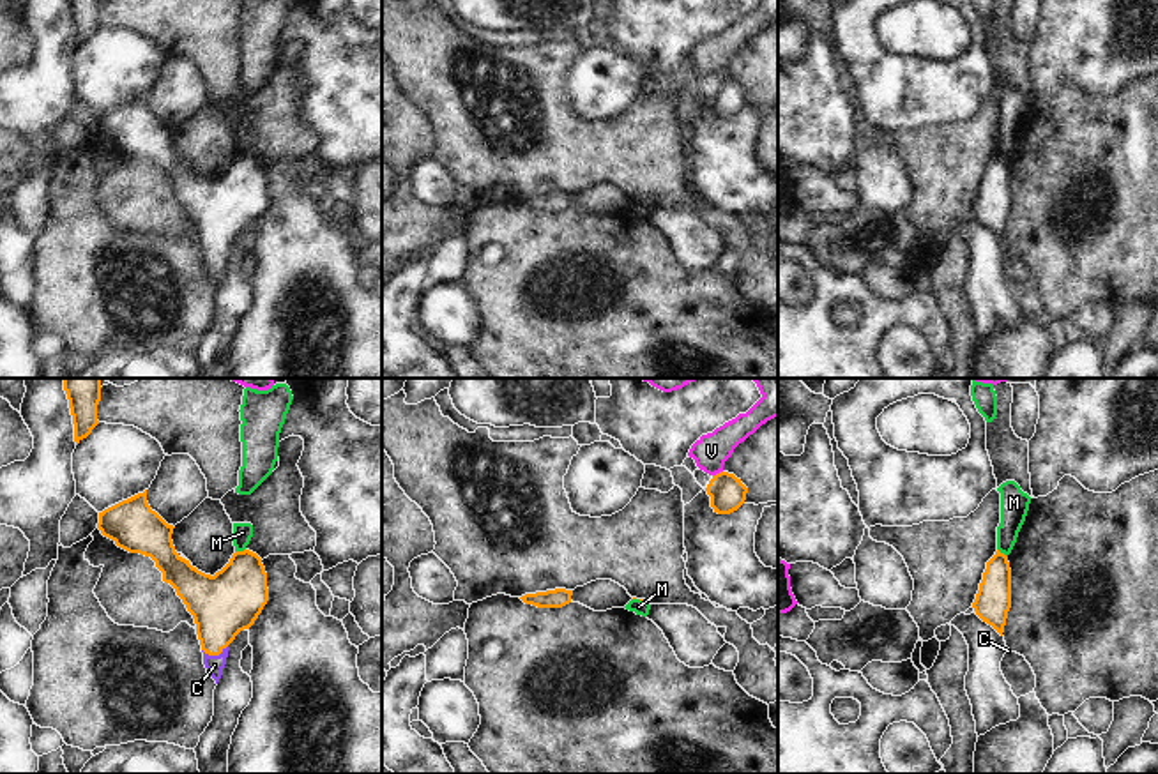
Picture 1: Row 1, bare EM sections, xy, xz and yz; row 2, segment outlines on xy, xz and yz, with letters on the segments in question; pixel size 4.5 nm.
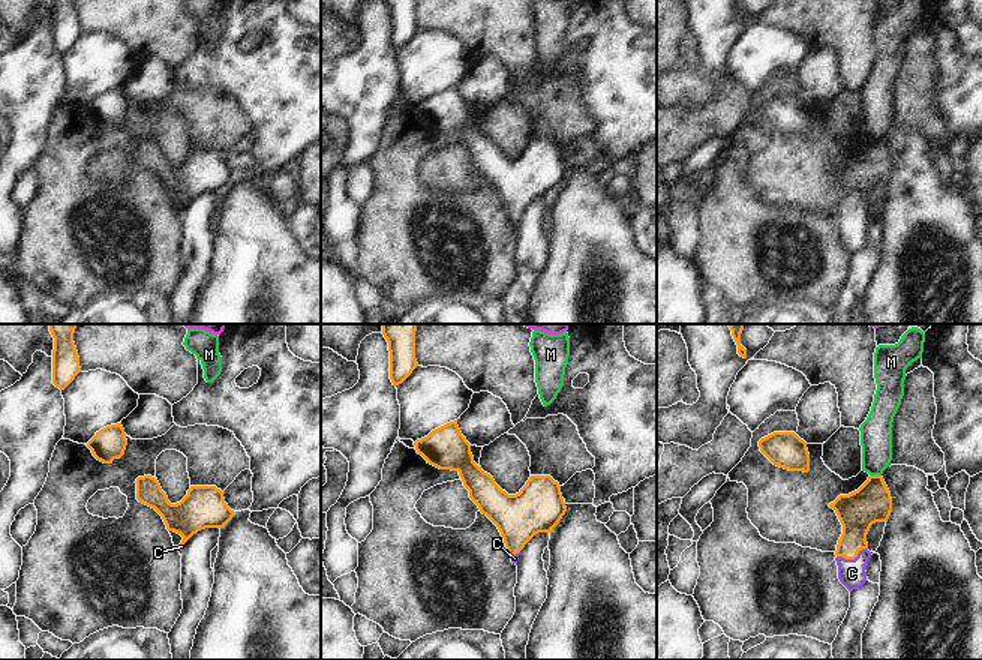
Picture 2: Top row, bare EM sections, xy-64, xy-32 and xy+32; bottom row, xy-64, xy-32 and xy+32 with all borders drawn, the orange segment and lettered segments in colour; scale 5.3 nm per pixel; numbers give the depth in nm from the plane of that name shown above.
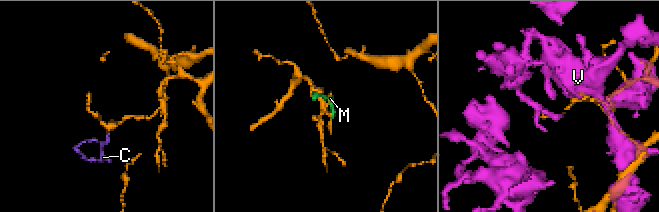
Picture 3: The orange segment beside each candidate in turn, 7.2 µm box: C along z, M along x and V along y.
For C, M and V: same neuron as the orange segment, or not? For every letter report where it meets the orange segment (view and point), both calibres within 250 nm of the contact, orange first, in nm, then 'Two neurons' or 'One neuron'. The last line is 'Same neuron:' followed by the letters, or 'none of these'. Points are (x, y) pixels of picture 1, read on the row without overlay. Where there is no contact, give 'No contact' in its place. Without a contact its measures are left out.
C: Touches orange at xy (214, 258). Thickness 280 nm (orange) against 90 nm. One neuron
M: Touches orange at xy (239, 156). Thickness 280 nm (orange) against 90 nm. Two neurons
V: Touches orange at xz (716, 78). Thickness 160 nm (orange) against 160 nm. Two neurons
Same neuron: C.

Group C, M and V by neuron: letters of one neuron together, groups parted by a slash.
C / M / V

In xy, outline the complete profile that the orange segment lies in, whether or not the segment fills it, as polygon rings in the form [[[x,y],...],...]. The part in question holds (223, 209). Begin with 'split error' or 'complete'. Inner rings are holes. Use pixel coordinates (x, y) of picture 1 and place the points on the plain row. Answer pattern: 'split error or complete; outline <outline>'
split error; outline [[[147,94],[99,117],[97,133],[118,152],[150,161],[196,228],[207,277],[219,286],[228,249],[249,233],[269,205],[262,163],[235,156],[214,180],[193,171],[173,150],[168,129],[147,106]]]

